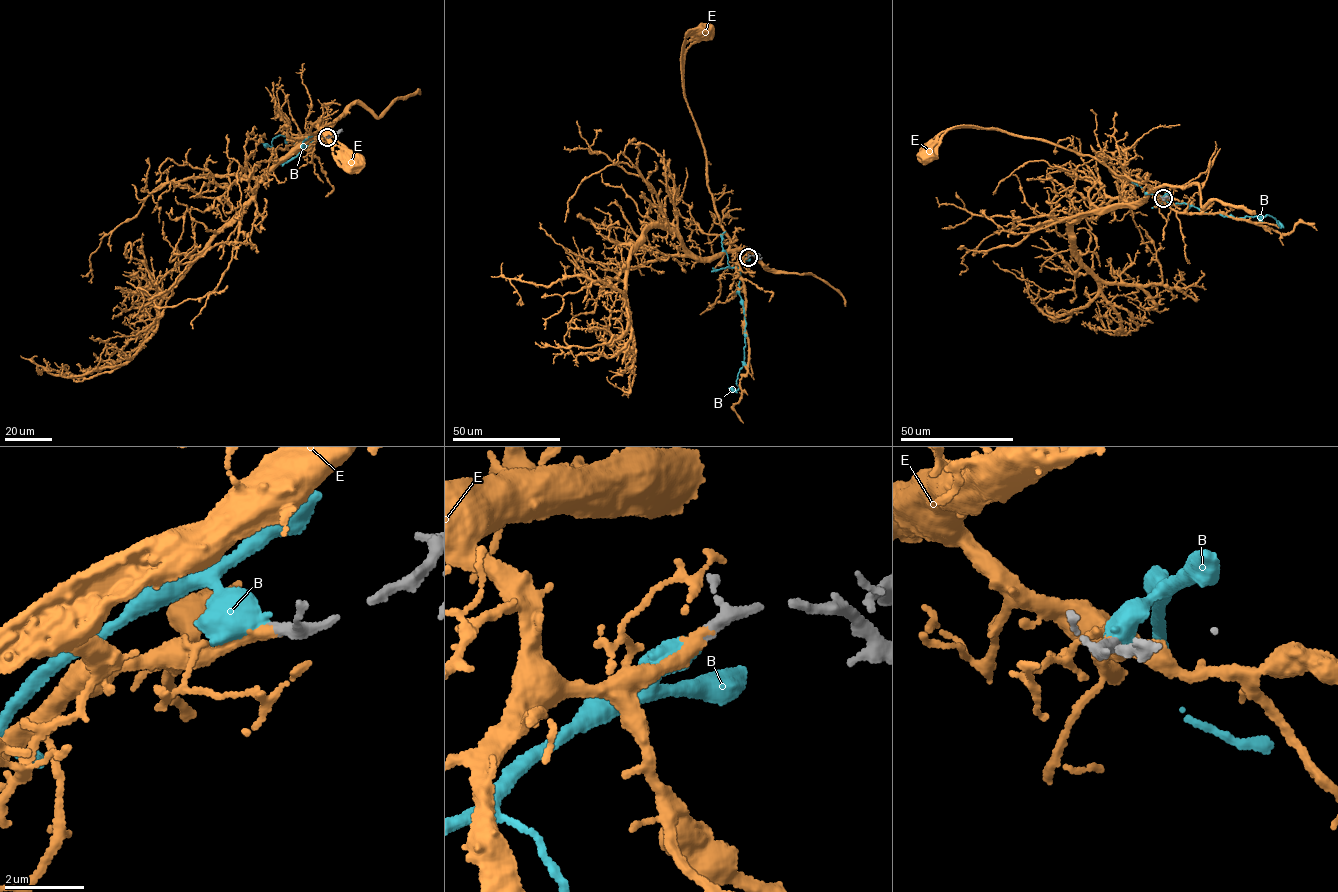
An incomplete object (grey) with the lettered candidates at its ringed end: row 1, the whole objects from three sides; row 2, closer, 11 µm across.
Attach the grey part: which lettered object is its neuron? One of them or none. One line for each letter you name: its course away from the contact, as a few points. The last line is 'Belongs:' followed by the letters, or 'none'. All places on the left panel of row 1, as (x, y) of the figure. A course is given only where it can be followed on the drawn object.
E: via (327, 137), (311, 137), (315, 134), (310, 132), (311, 123), (320, 121), (317, 125), (327, 138), (355, 163)
Belongs: E

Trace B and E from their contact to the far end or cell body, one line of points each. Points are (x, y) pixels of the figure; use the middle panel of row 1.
B: (747, 257), (736, 266), (740, 270), (739, 293), (746, 325), (744, 362), (736, 383), (738, 388), (728, 388)
E: (748, 257), (740, 260), (730, 248), (729, 236), (707, 186), (705, 153), (684, 93), (682, 46), (705, 30)

